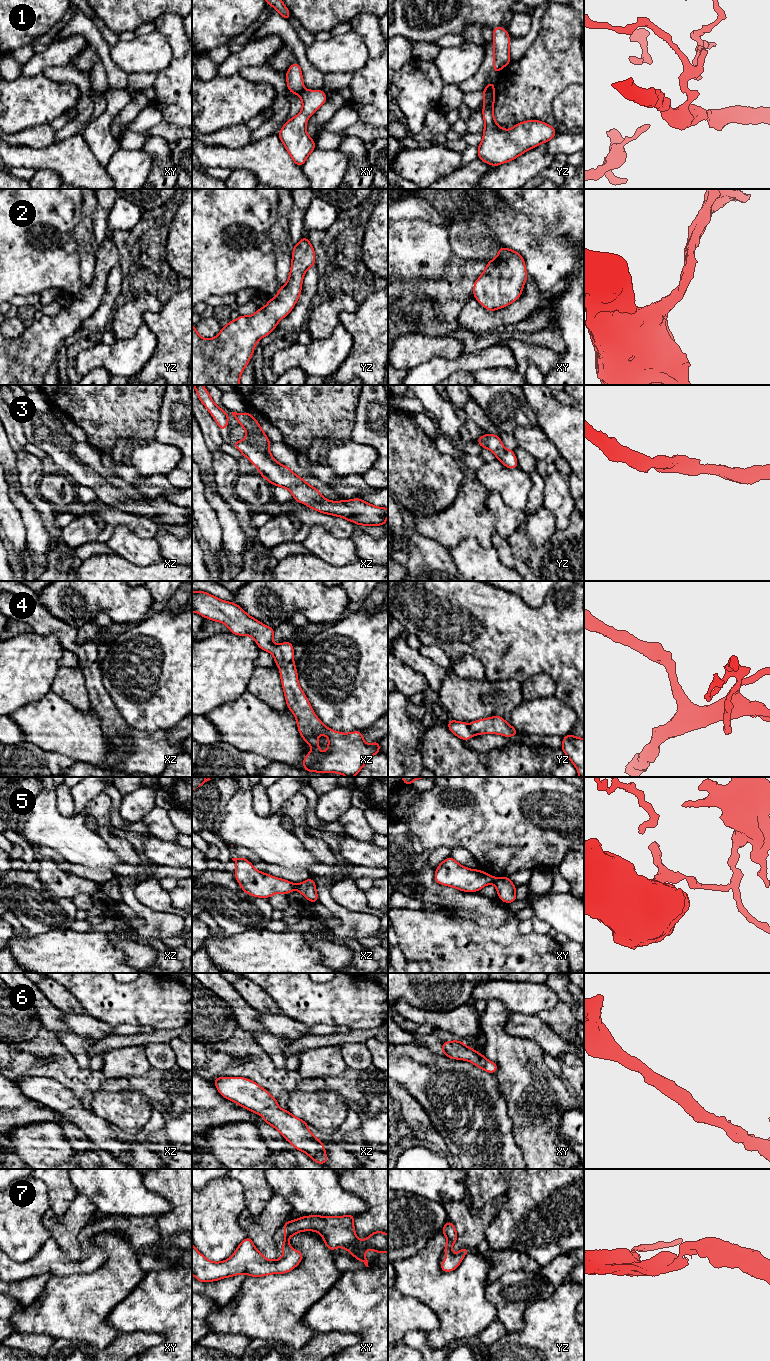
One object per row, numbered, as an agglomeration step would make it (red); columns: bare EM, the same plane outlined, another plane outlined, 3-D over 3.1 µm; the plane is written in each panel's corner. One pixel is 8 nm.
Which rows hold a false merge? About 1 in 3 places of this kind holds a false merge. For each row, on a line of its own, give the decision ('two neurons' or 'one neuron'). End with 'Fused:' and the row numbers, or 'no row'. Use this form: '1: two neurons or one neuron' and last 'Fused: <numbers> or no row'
1: two neurons
2: one neuron
3: one neuron
4: one neuron
5: two neurons
6: one neuron
7: one neuron
Fused: 1, 5

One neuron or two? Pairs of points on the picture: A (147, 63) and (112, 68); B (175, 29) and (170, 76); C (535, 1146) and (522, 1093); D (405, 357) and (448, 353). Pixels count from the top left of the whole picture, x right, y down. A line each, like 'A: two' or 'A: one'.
A: two
B: one
C: one
D: one

